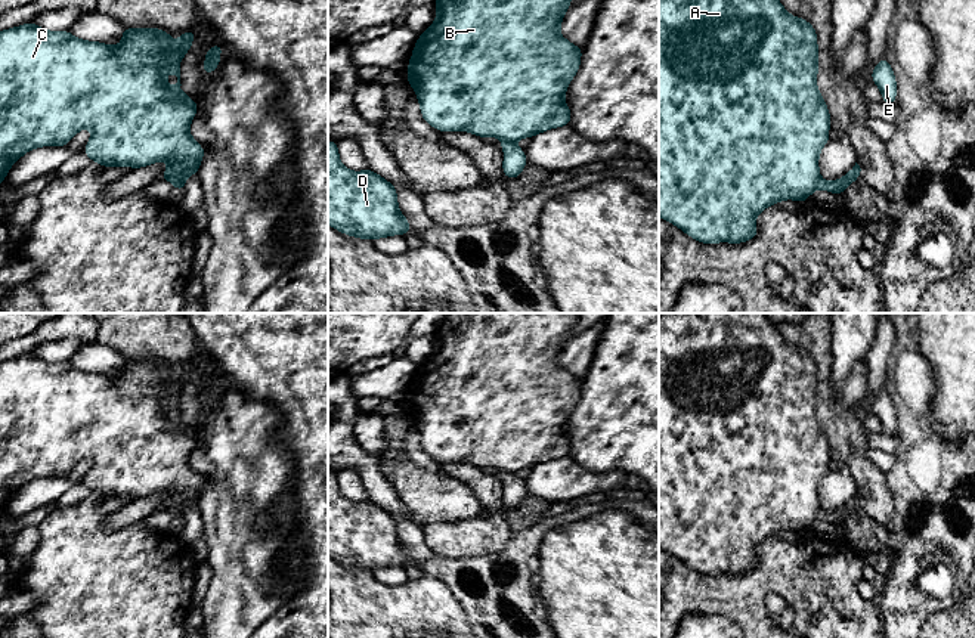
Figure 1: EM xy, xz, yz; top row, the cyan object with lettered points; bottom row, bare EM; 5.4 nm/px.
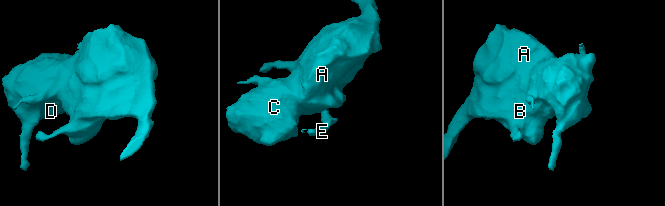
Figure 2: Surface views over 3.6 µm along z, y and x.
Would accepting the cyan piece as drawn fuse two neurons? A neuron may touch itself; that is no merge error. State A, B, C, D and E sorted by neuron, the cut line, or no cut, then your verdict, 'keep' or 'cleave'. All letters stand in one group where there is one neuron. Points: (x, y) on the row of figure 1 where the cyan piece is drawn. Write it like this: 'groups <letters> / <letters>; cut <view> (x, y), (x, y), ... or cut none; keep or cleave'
groups A B C D / E; cut xz (503, 141), (513, 143); cleave

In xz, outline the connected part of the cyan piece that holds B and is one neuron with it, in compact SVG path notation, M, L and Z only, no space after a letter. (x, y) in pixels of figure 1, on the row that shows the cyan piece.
M436 0L436 21L418 37L408 62L408 83L417 92L421 117L437 131L468 131L479 137L498 137L514 143L533 137L550 128L572 123L570 106L564 103L566 90L579 71L582 47L575 46L560 34L560 25L572 0Z

